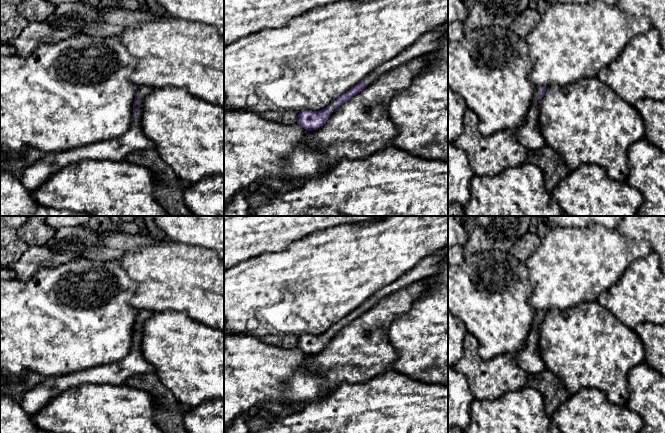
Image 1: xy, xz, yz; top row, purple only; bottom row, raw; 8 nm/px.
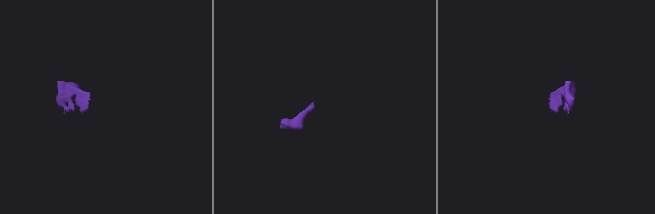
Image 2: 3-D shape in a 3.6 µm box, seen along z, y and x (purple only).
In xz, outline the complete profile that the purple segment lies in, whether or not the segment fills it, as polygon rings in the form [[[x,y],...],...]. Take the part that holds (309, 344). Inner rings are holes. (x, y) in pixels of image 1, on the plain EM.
[[[448,246],[423,259],[395,282],[375,292],[363,304],[332,325],[326,332],[320,335],[301,335],[298,338],[297,348],[309,356],[322,351],[341,329],[372,308],[382,298],[409,284],[430,277],[438,271],[439,263],[446,259],[448,259]]]

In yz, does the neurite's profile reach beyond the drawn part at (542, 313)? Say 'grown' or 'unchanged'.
grown

